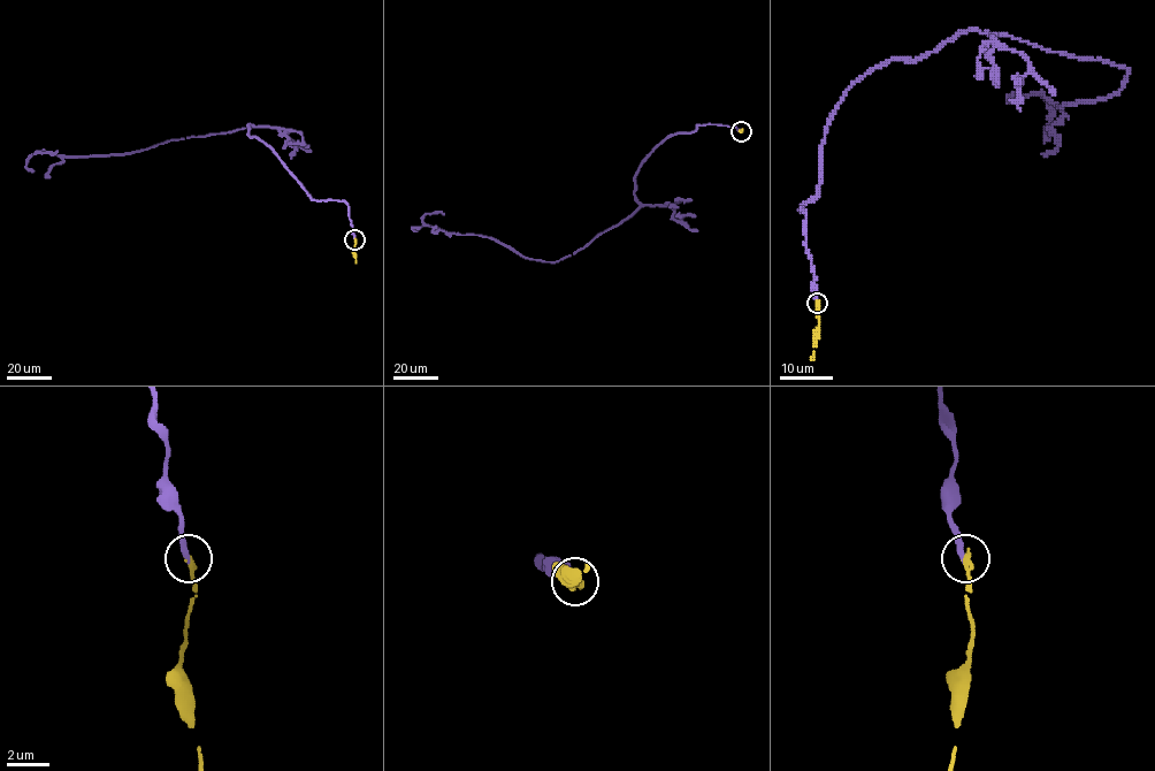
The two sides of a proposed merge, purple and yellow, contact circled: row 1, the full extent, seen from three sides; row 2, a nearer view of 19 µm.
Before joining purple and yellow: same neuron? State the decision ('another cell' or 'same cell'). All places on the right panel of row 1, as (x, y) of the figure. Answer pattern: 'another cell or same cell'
same cell

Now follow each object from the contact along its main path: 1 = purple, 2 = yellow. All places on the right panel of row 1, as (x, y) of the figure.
1: (817, 303), (800, 208), (817, 195), (843, 92), (965, 30), (1127, 69), (1114, 96), (1087, 101), (1014, 92)
2: (817, 303), (818, 337), (811, 359)

